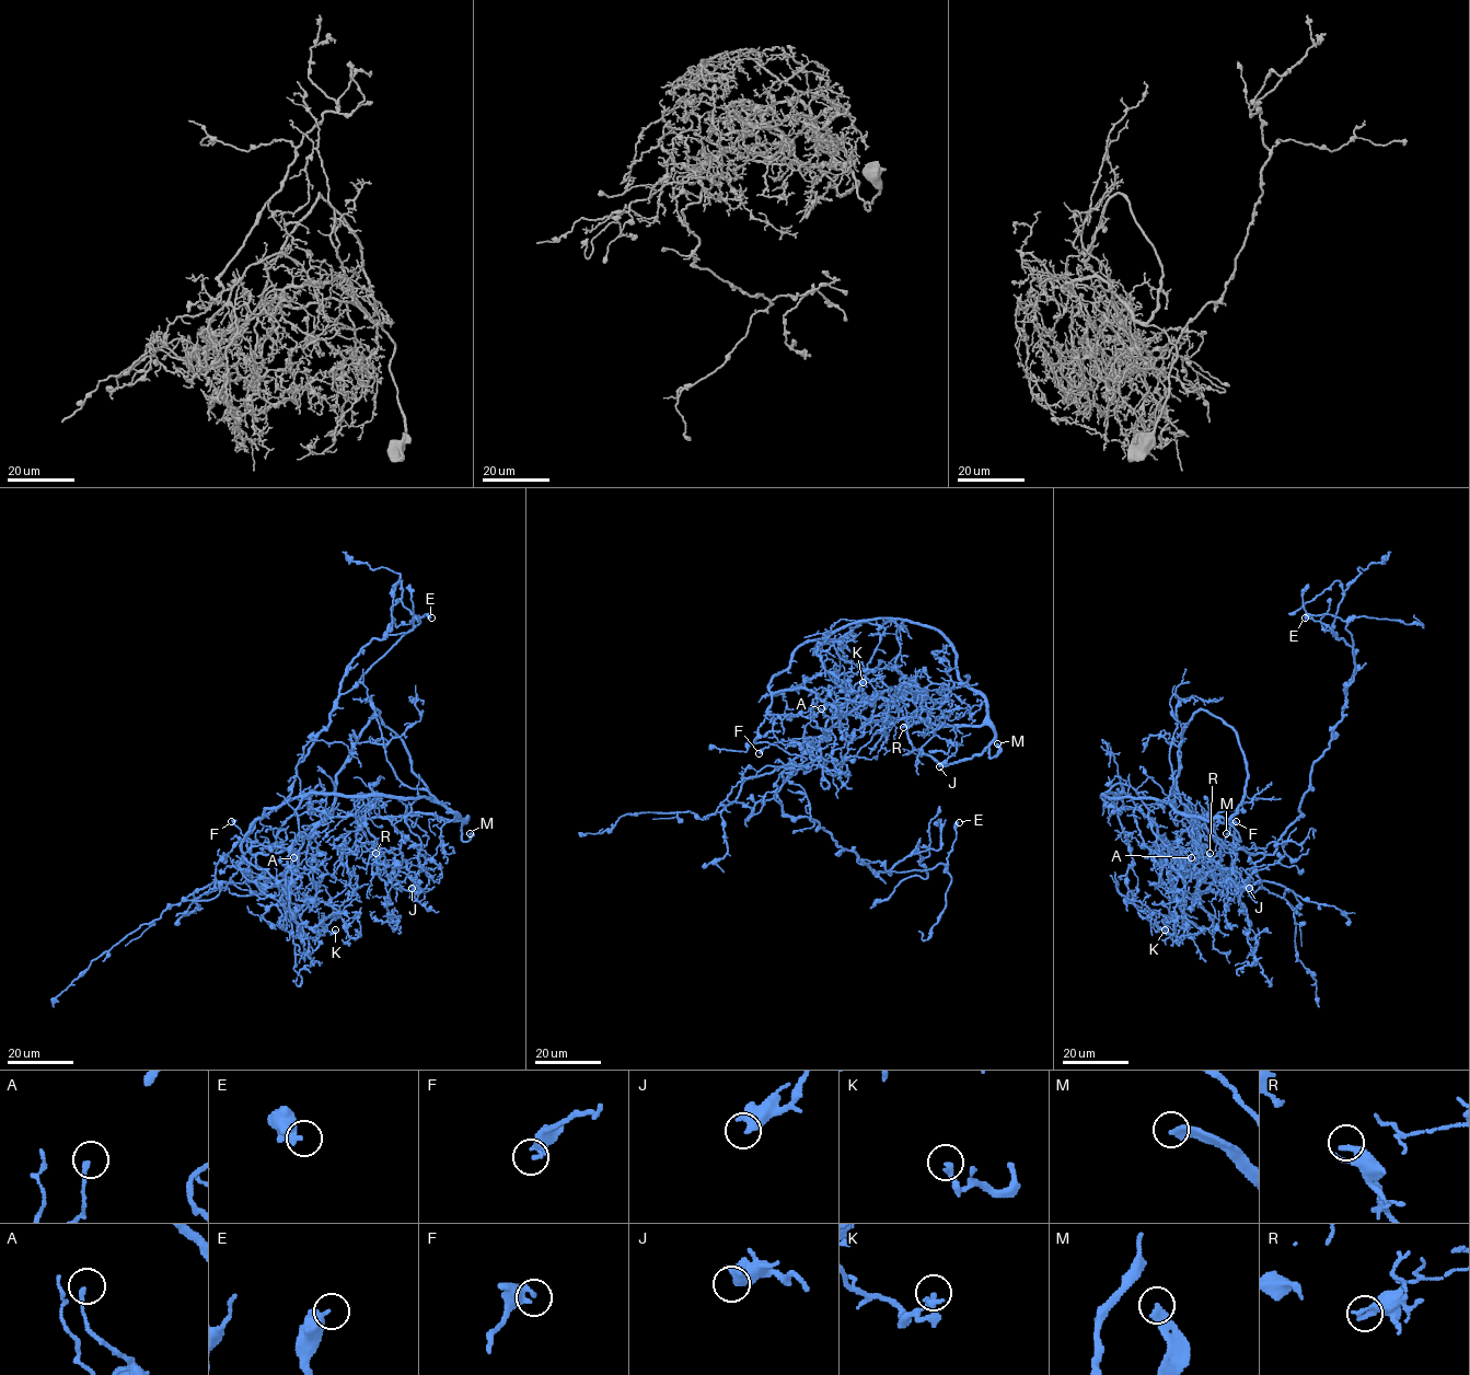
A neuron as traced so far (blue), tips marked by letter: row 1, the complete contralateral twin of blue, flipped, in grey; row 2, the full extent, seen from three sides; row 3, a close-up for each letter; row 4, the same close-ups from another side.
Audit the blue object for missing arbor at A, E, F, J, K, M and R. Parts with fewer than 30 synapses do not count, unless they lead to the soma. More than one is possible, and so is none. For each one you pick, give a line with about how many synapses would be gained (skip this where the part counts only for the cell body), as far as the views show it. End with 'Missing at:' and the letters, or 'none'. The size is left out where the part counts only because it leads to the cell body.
Missing at: M

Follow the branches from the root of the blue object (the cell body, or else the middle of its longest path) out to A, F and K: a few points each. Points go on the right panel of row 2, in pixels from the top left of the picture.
A: (1200, 818), (1208, 813), (1206, 820), (1158, 799), (1101, 795), (1118, 795), (1150, 818), (1196, 880), (1191, 857)
F: (1200, 818), (1203, 816), (1198, 818), (1196, 836), (1212, 857), (1218, 854), (1236, 821)
K: (1200, 818), (1208, 813), (1101, 795), (1114, 795), (1129, 844), (1129, 899), (1173, 933), (1165, 929)

